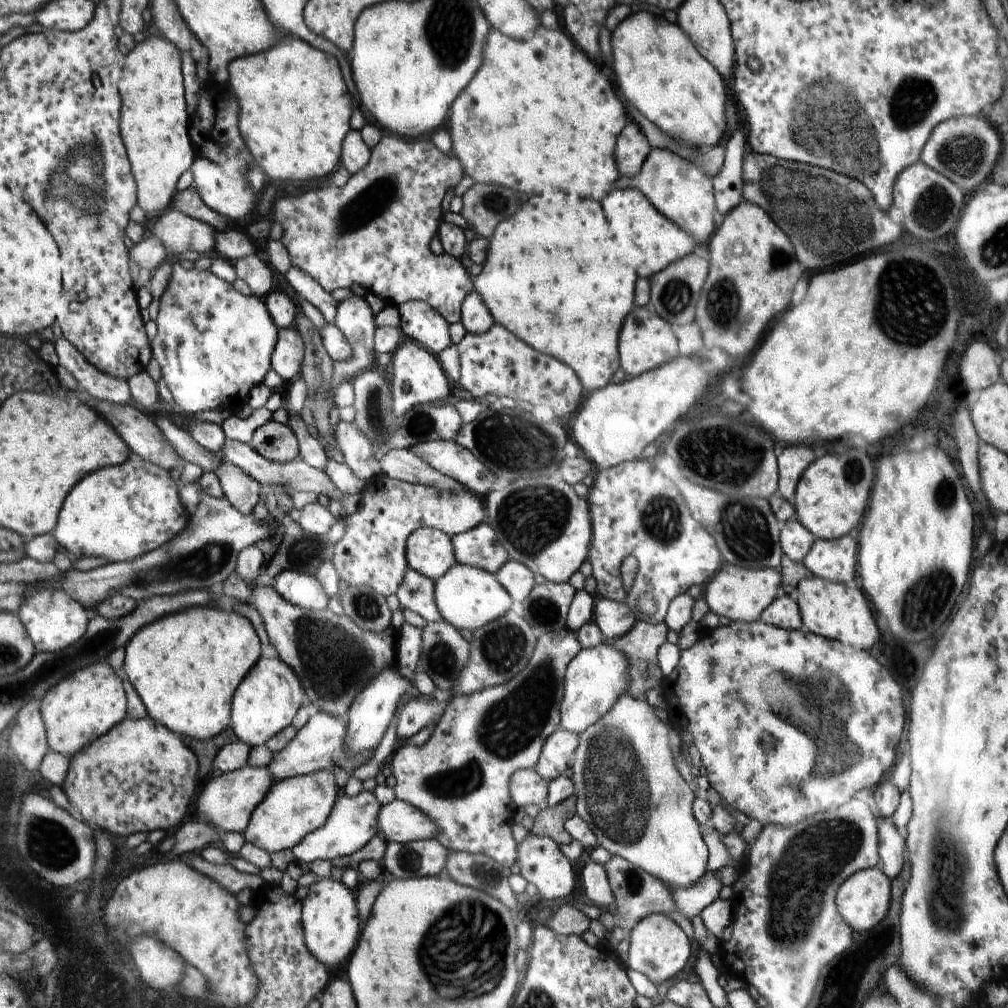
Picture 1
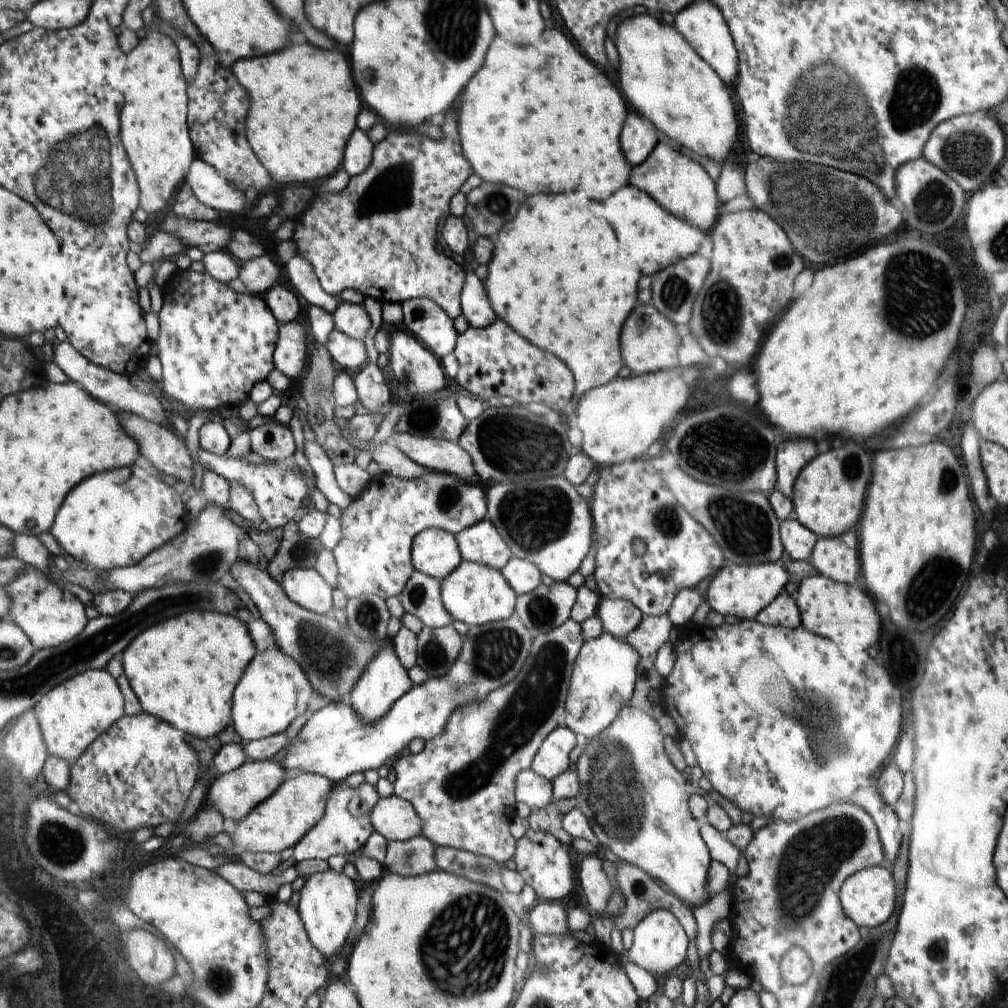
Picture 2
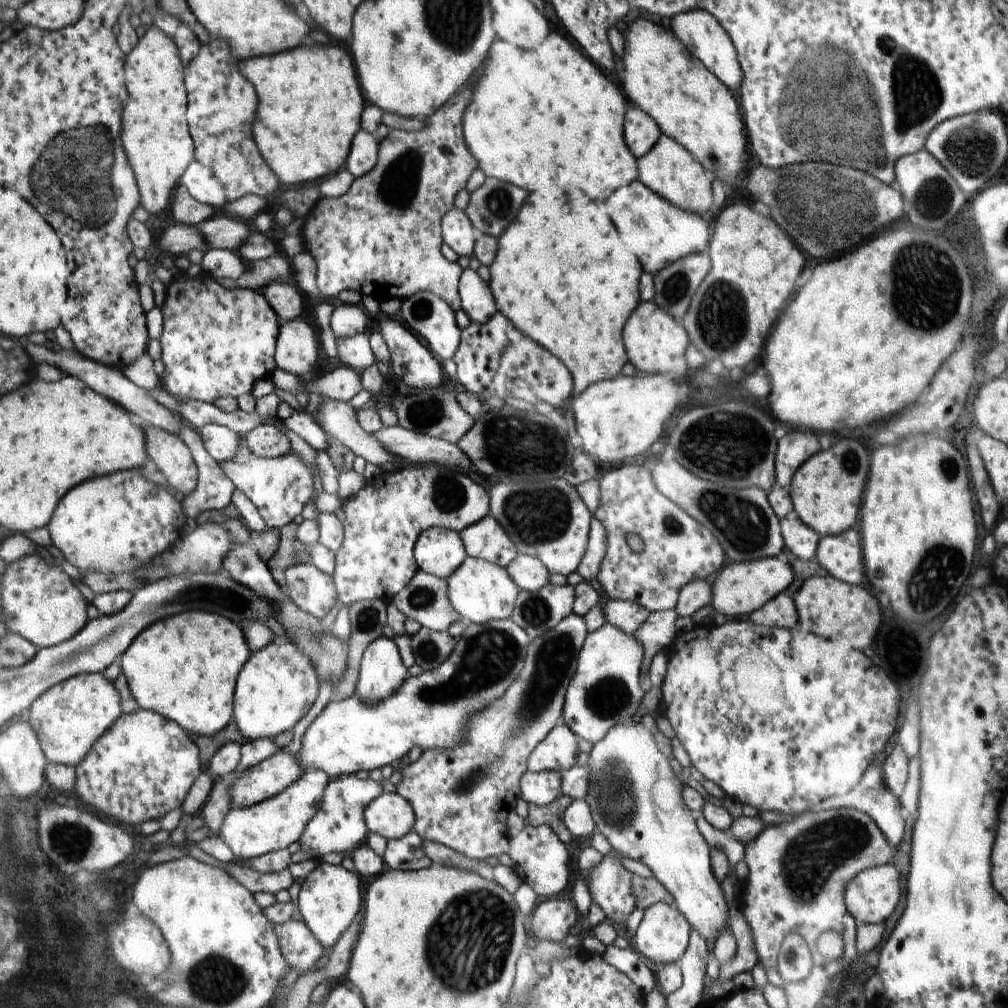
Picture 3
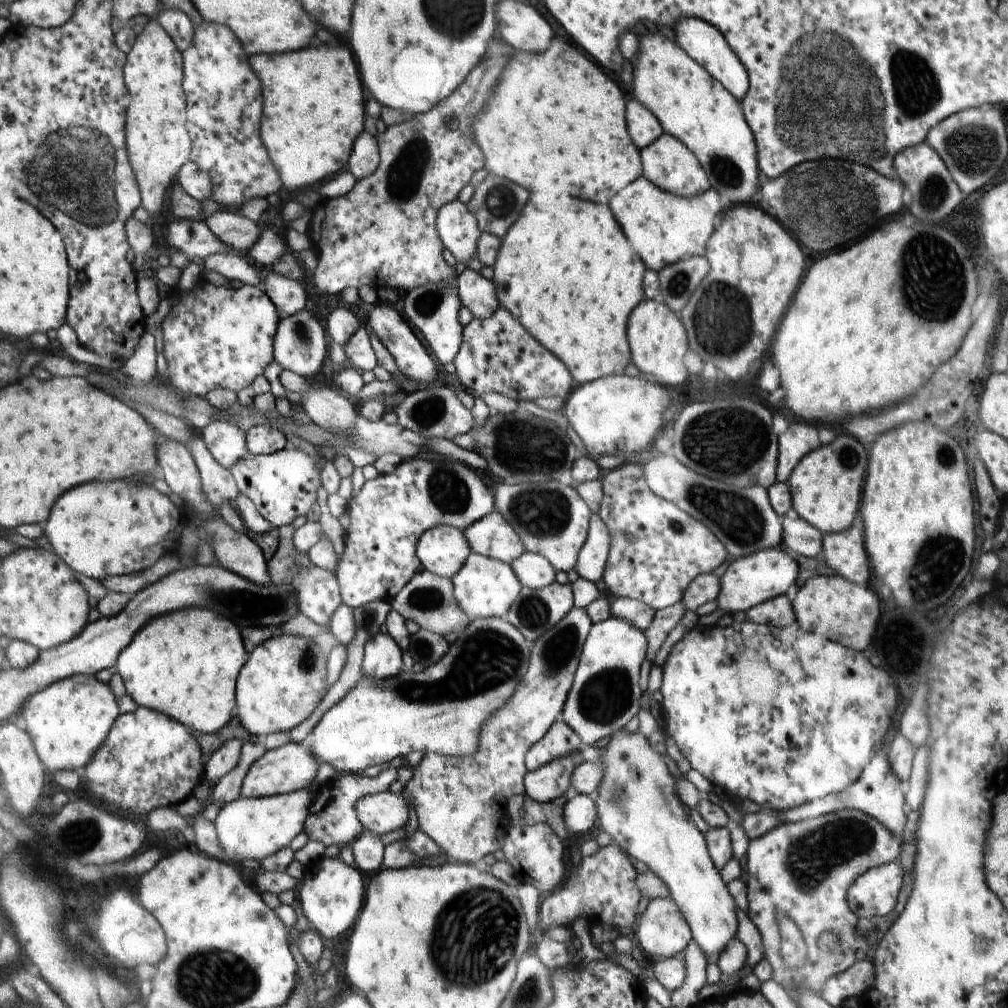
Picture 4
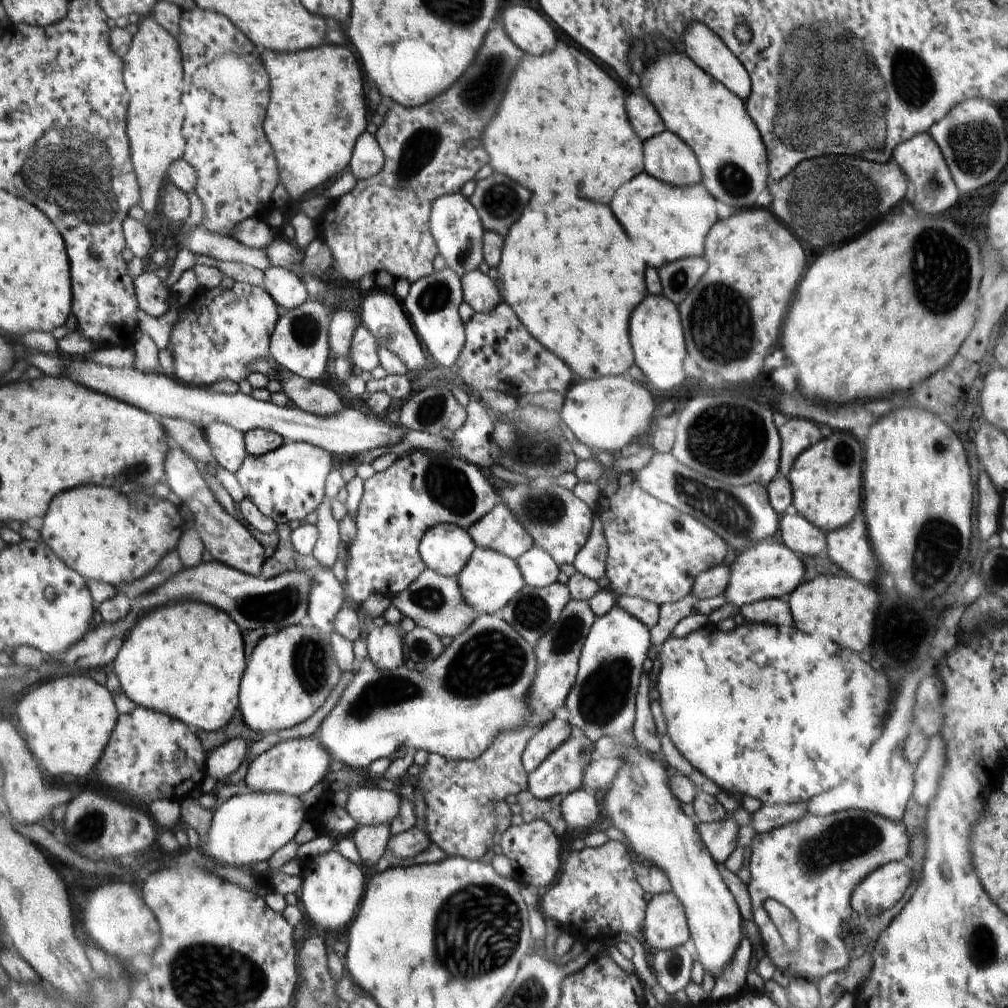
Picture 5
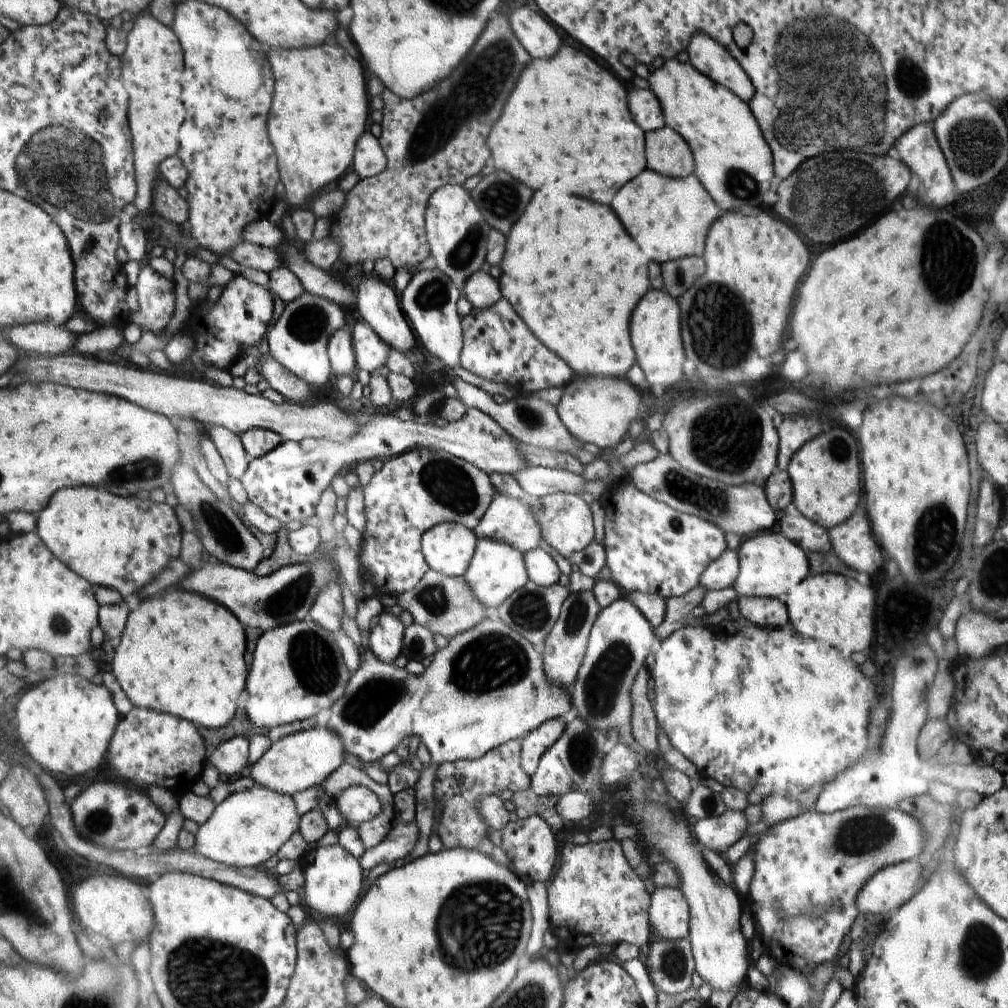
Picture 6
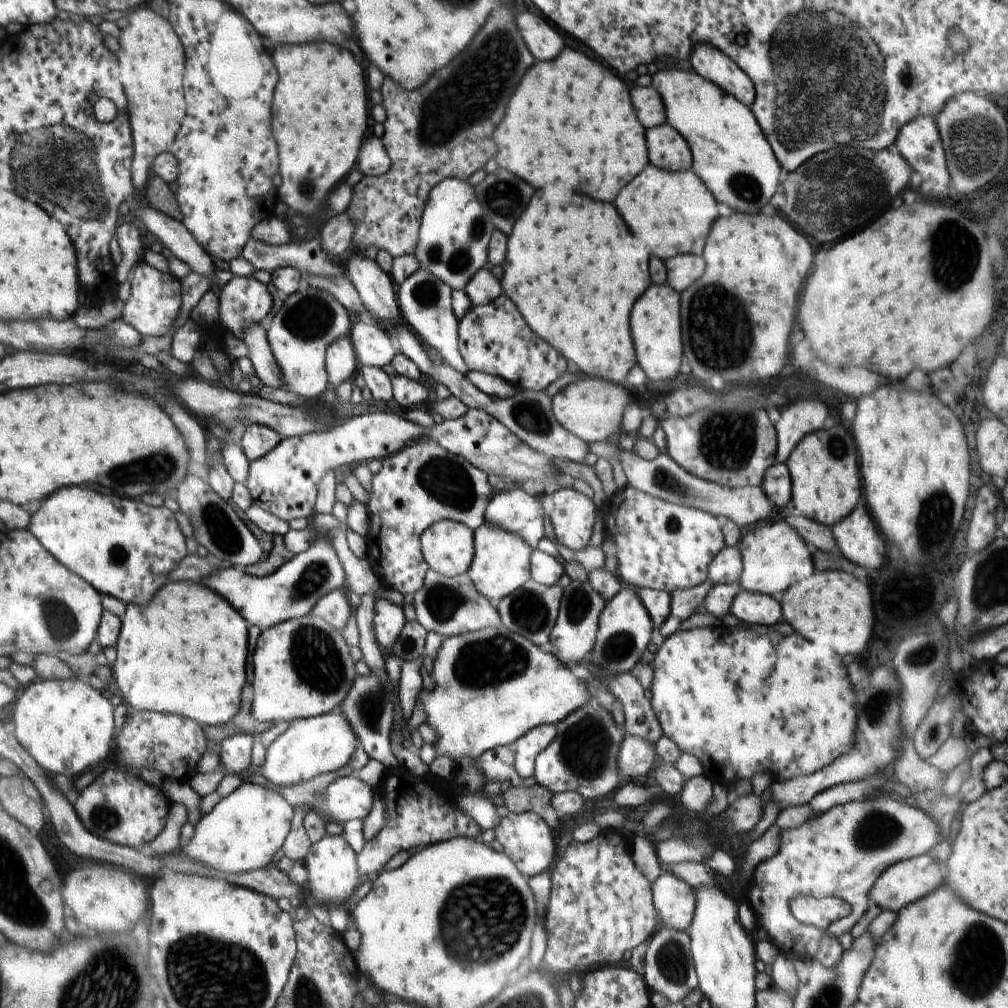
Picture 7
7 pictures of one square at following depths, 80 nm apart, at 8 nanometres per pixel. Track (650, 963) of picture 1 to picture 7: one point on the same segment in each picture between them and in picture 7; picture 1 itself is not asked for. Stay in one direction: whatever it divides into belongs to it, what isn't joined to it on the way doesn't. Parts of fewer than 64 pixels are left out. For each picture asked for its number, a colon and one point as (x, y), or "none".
2: (659, 945)
3: (662, 935)
4: (663, 932)
5: (666, 926)
6: (669, 913)
7: (675, 901)

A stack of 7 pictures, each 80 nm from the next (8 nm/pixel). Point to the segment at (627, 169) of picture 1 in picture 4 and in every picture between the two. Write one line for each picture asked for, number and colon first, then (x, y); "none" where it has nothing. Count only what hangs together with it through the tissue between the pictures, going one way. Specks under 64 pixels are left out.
2: (637, 139)
3: (641, 132)
4: (644, 128)

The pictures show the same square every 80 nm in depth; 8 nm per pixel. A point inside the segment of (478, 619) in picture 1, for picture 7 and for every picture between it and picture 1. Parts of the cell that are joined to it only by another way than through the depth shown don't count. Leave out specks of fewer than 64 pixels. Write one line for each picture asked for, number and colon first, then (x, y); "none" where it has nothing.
2: (476, 594)
3: (479, 590)
4: (485, 587)
5: (488, 583)
6: (497, 571)
7: (502, 564)

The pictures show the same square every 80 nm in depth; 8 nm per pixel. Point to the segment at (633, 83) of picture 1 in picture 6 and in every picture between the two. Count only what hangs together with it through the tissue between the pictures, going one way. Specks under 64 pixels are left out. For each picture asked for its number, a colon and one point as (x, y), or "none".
2: (680, 93)
3: (664, 79)
4: (694, 106)
5: (710, 119)
6: (733, 159)

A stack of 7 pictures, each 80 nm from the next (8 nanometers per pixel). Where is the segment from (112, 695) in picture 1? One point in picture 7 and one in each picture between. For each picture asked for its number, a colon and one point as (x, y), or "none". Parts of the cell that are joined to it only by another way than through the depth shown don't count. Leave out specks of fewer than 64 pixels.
2: (73, 714)
3: (71, 717)
4: (70, 720)
5: (68, 720)
6: (65, 723)
7: (67, 726)

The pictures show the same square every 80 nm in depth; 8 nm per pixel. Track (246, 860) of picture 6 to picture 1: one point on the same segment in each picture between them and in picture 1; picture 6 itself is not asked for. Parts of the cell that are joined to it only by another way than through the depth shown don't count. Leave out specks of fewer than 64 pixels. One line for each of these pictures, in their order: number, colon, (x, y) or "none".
1: (294, 807)
2: (290, 812)
3: (274, 824)
4: (253, 829)
5: (248, 828)

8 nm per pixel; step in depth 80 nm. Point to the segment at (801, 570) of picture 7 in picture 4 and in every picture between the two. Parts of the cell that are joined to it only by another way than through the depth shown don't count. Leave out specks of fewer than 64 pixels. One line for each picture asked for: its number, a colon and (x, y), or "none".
4: (749, 581)
5: (768, 570)
6: (770, 565)

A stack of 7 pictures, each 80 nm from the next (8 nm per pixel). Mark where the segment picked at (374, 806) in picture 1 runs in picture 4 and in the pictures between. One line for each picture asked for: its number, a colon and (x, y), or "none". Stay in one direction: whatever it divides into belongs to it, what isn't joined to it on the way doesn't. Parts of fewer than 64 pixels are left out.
2: (345, 827)
3: (338, 826)
4: (332, 819)

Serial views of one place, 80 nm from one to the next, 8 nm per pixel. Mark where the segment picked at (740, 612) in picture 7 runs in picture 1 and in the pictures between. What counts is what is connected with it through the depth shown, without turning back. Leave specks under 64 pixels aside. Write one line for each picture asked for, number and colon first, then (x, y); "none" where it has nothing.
1: (783, 612)
2: (782, 612)
3: (781, 612)
4: (777, 612)
5: (775, 612)
6: (763, 611)

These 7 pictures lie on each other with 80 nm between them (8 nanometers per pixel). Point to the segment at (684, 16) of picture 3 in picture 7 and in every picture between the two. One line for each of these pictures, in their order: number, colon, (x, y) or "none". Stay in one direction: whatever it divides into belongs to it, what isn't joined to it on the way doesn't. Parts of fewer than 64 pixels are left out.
4: (703, 41)
5: (702, 44)
6: (707, 55)
7: (710, 62)

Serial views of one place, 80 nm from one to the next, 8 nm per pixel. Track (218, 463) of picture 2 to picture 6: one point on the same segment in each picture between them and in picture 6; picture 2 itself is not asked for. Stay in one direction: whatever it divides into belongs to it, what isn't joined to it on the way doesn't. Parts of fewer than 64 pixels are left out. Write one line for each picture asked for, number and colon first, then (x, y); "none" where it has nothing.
3: (279, 488)
4: (283, 485)
5: (287, 484)
6: (286, 484)

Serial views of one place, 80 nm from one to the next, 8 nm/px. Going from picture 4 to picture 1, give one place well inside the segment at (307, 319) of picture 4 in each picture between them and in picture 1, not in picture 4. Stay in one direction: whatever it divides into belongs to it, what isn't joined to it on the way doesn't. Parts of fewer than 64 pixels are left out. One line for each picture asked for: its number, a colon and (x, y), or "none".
1: (286, 359)
2: (290, 357)
3: (297, 347)

